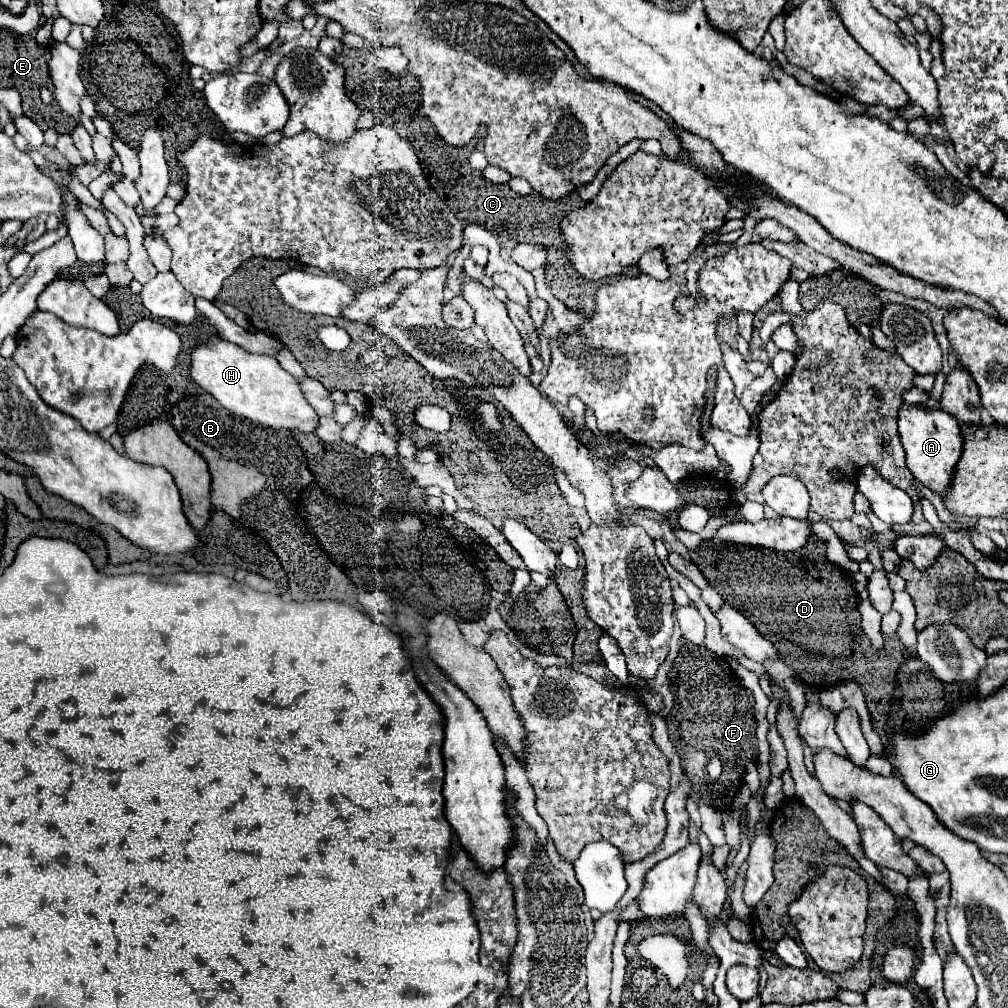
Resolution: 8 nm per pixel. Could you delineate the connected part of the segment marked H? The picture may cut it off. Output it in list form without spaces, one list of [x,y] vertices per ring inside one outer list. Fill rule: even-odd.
[[[213,338],[207,344],[197,346],[191,360],[191,378],[229,412],[269,428],[315,434],[319,426],[317,412],[303,398],[299,382],[287,370],[283,370],[275,358],[257,356],[227,340]]]

